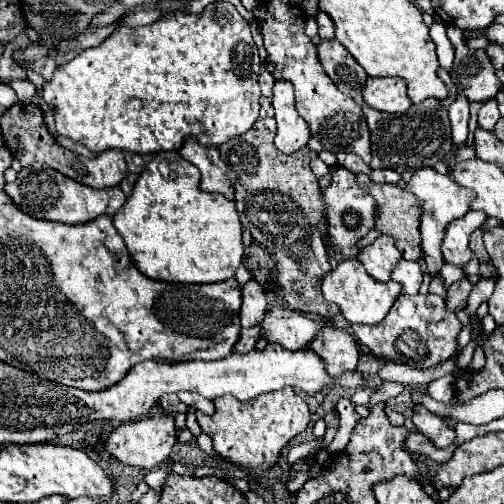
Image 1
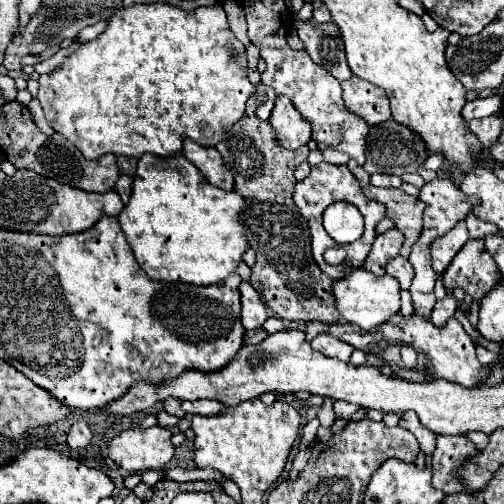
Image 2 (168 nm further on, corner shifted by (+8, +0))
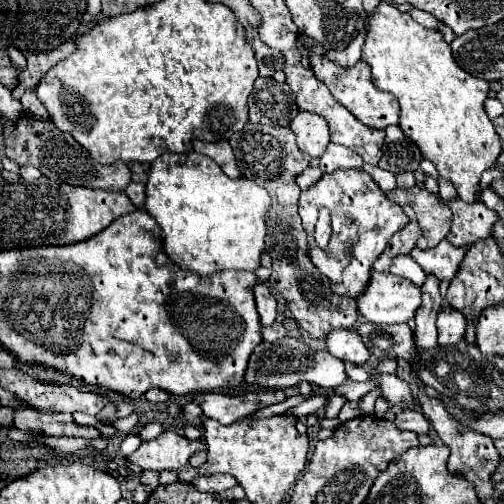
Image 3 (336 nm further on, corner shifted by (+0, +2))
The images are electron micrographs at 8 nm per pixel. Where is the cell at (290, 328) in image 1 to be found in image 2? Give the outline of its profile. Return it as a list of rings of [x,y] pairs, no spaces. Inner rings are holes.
[[[398,314],[398,324],[384,322],[374,330],[360,330],[360,328],[352,328],[350,324],[340,324],[340,322],[324,324],[324,322],[312,320],[312,322],[304,324],[304,334],[310,342],[318,334],[332,334],[332,336],[352,344],[354,348],[360,348],[366,354],[366,362],[370,366],[376,366],[376,368],[390,366],[398,378],[412,380],[412,382],[428,382],[430,378],[444,378],[444,380],[462,384],[466,388],[474,388],[474,386],[480,386],[484,376],[488,376],[488,372],[490,372],[490,368],[482,368],[478,364],[476,354],[474,354],[474,342],[456,318],[448,320],[448,324],[442,328],[436,328],[426,316],[412,314],[412,316],[404,318]],[[404,344],[412,346],[414,354],[416,354],[416,360],[410,366],[404,364],[402,356],[400,356],[400,350]]]

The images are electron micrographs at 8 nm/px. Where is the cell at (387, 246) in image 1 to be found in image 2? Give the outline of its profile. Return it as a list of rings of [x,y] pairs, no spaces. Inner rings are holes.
[[[396,228],[376,236],[376,240],[370,248],[370,254],[366,256],[366,262],[364,262],[362,268],[366,272],[372,272],[374,276],[384,276],[388,260],[392,260],[398,254],[400,246],[402,246],[402,238],[404,236]]]

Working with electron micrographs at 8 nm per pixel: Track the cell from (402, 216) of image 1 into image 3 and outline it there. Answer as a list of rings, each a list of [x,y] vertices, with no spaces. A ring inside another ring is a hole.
[[[414,186],[404,192],[406,192],[406,204],[412,206],[418,224],[422,226],[422,238],[418,240],[418,248],[422,250],[434,248],[450,232],[450,220],[452,220],[450,208],[426,188]]]

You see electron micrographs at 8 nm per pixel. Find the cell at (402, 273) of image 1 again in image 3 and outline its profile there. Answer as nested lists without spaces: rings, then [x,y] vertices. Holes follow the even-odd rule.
[[[398,256],[392,266],[390,266],[390,272],[396,274],[396,276],[402,276],[402,278],[408,278],[412,284],[416,286],[422,286],[424,280],[426,280],[426,274],[424,270],[420,270],[420,266],[416,266],[416,262],[412,262],[410,256]]]

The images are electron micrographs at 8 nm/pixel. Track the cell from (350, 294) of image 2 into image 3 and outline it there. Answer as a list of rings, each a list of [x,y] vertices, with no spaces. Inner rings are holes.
[[[372,270],[372,280],[358,300],[358,312],[374,324],[402,324],[414,318],[422,292],[412,282]]]

